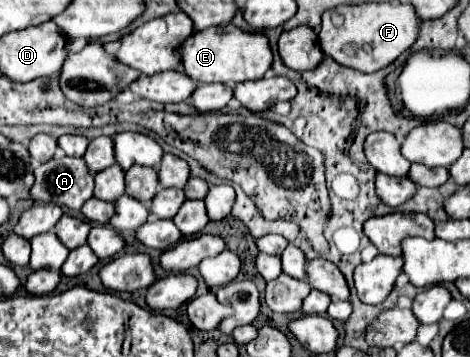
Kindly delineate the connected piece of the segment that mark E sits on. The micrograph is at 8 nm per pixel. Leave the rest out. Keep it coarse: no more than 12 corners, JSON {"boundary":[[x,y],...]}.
{"boundary":[[228,23],[196,31],[180,49],[198,83],[262,79],[268,37]]}

